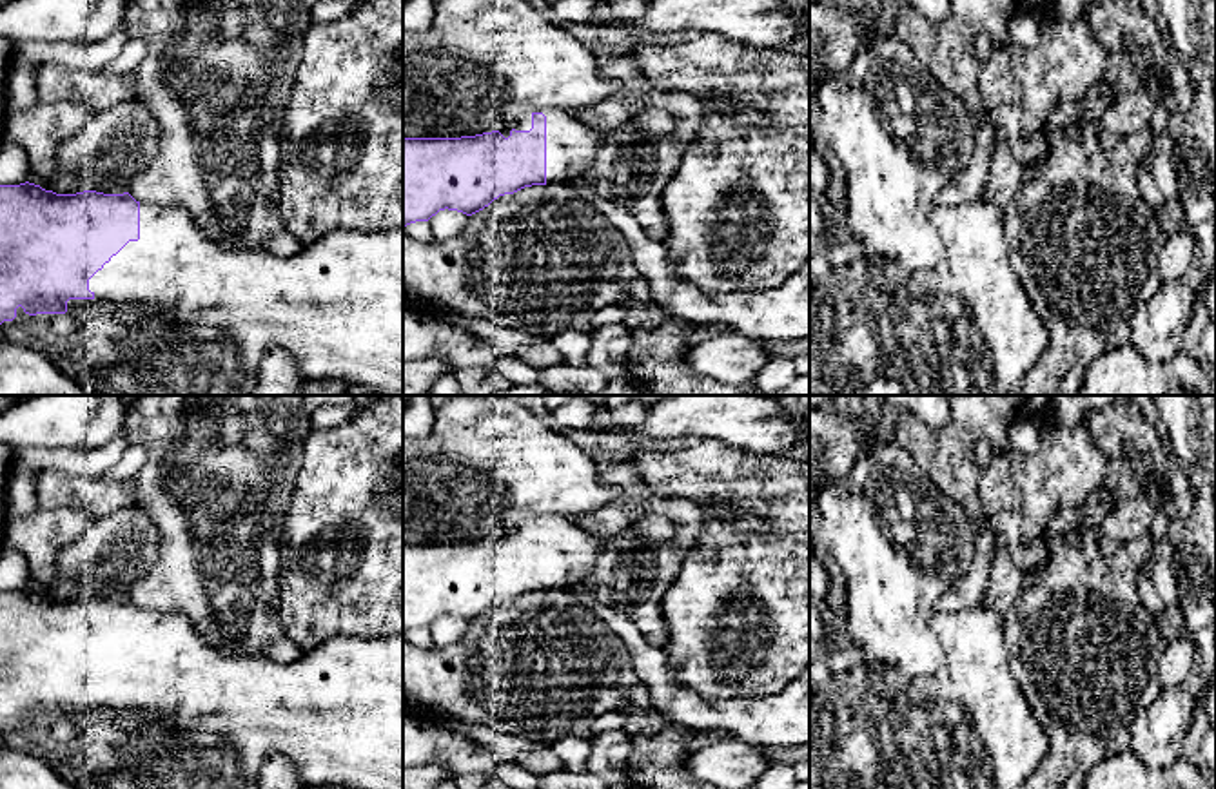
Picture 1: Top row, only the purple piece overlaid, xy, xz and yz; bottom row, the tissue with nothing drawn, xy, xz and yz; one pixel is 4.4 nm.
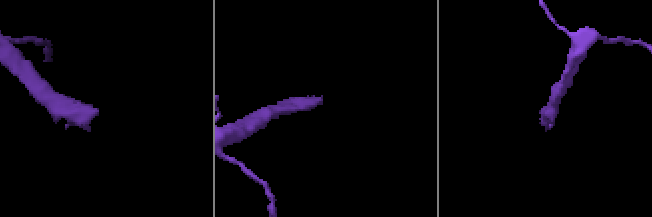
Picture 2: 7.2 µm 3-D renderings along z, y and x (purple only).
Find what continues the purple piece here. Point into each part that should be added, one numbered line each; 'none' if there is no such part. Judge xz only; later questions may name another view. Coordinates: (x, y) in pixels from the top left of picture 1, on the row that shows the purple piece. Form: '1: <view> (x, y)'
1: xz (570, 146)

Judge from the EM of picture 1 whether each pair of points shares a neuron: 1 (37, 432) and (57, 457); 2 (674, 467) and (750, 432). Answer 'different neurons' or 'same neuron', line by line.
1: different neurons
2: different neurons

